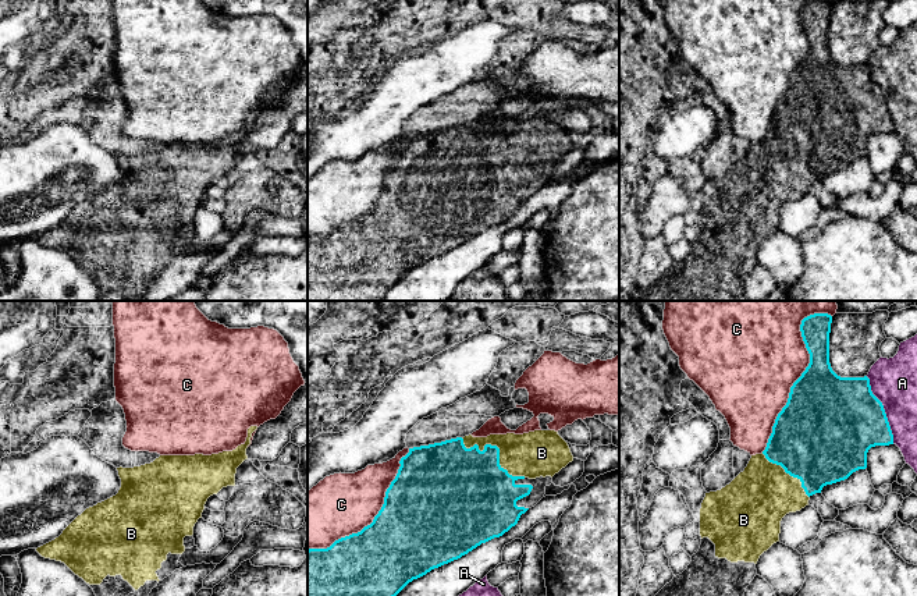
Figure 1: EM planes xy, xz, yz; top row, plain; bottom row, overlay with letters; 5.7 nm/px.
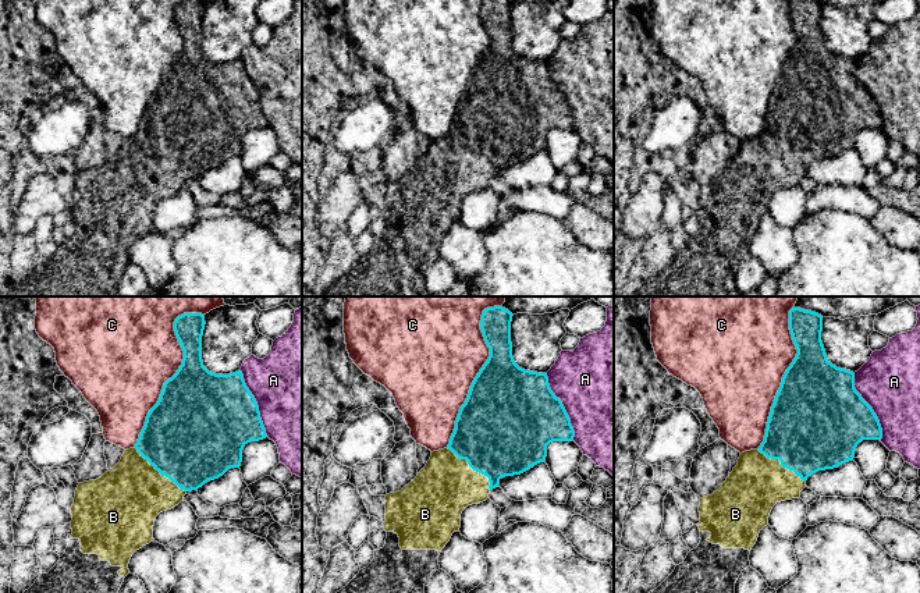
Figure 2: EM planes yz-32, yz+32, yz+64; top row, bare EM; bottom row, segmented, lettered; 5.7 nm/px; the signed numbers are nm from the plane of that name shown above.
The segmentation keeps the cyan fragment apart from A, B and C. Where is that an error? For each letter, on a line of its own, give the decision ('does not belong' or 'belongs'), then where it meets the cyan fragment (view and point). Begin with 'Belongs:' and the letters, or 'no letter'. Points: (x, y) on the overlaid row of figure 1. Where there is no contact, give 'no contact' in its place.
Belongs: B
A: does not belong; contact yz (884, 410)
B: belongs; contact xz (497, 447)
C: does not belong; contact yz (802, 373)

